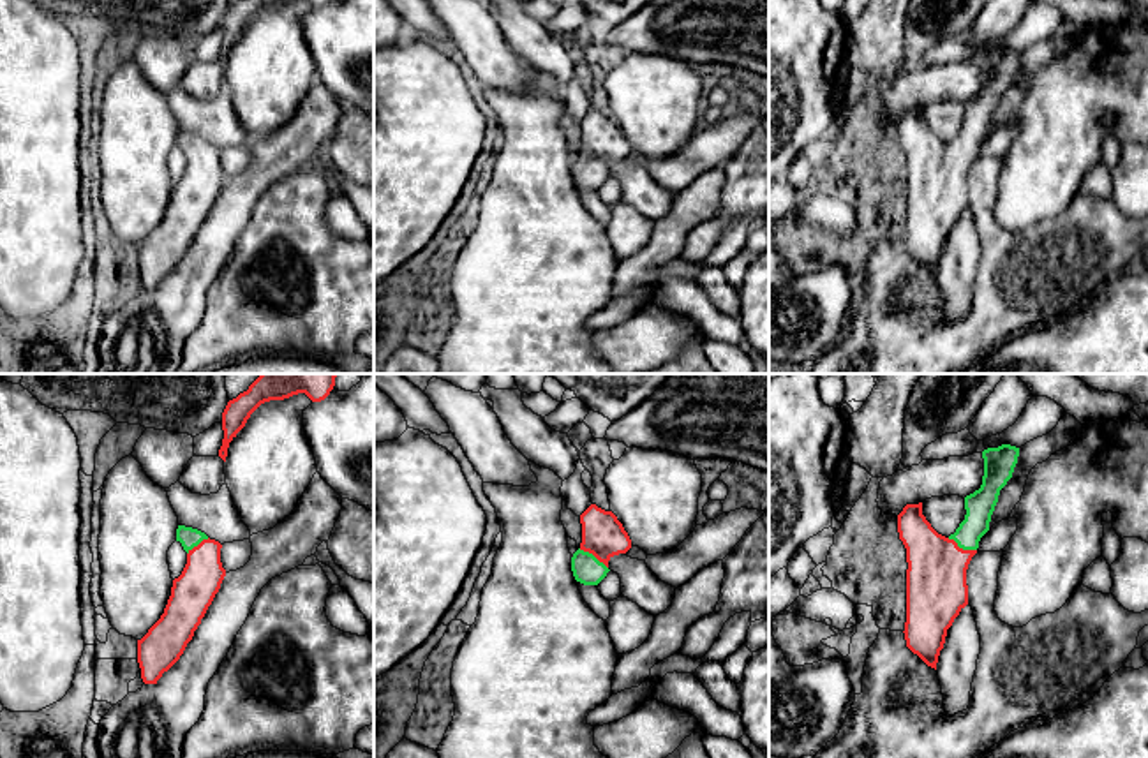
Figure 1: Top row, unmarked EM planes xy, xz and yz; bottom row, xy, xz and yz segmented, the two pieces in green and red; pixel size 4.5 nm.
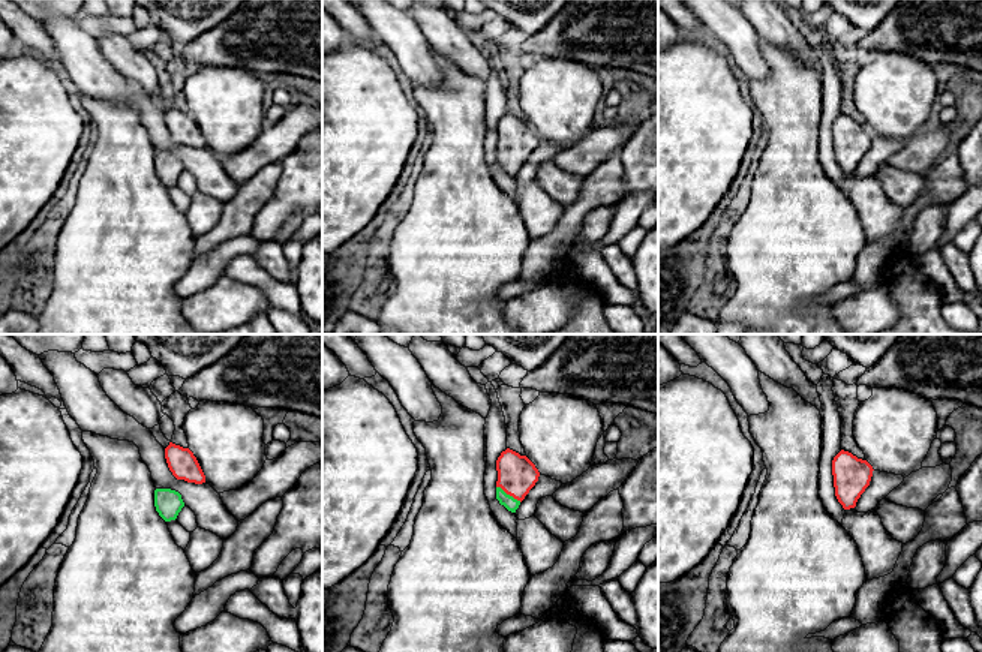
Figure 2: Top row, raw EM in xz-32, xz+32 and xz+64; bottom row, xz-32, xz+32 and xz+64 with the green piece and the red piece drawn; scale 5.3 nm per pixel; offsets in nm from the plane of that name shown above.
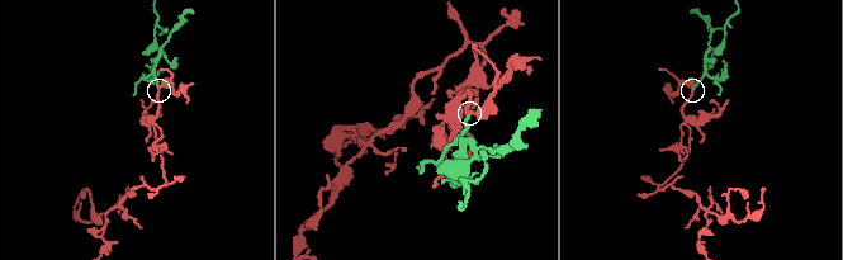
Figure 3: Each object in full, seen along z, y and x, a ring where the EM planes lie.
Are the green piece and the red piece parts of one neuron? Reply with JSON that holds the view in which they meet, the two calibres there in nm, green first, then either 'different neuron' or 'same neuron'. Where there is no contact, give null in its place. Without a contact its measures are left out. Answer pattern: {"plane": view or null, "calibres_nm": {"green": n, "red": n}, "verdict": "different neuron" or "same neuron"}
{"plane": "yz", "calibres_nm": {"green": 130, "red": 280}, "verdict": "same neuron"}

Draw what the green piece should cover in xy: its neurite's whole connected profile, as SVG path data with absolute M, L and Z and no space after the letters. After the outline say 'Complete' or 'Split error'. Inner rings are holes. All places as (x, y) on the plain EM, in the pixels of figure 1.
M178 130L176 146L187 157L187 169L173 185L164 219L138 245L138 268L145 289L157 289L180 264L226 182L219 146L185 130Z. Split error

